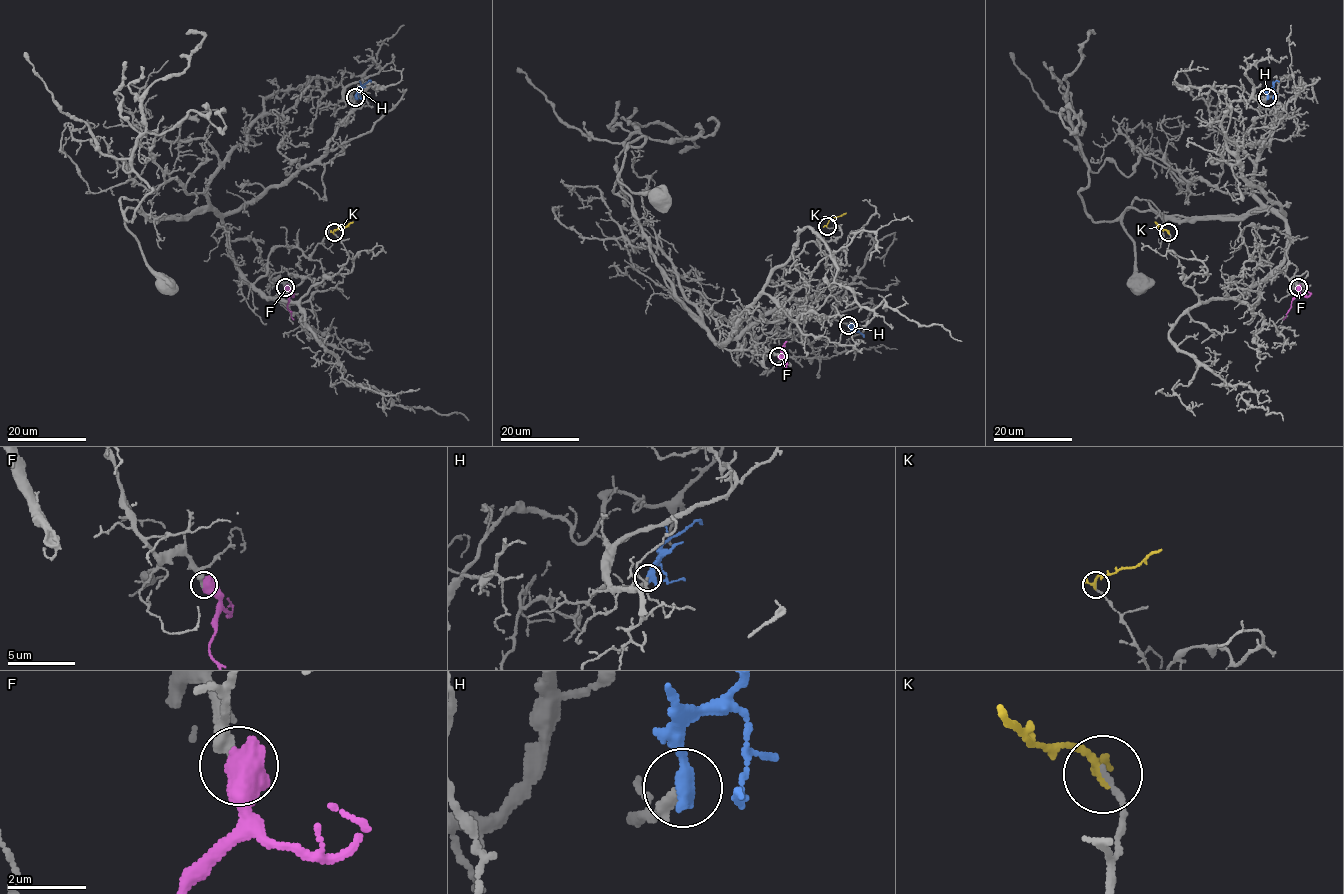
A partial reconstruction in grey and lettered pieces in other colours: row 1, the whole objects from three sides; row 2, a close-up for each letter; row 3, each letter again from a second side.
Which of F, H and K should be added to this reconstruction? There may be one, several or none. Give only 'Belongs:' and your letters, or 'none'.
Belongs: H

